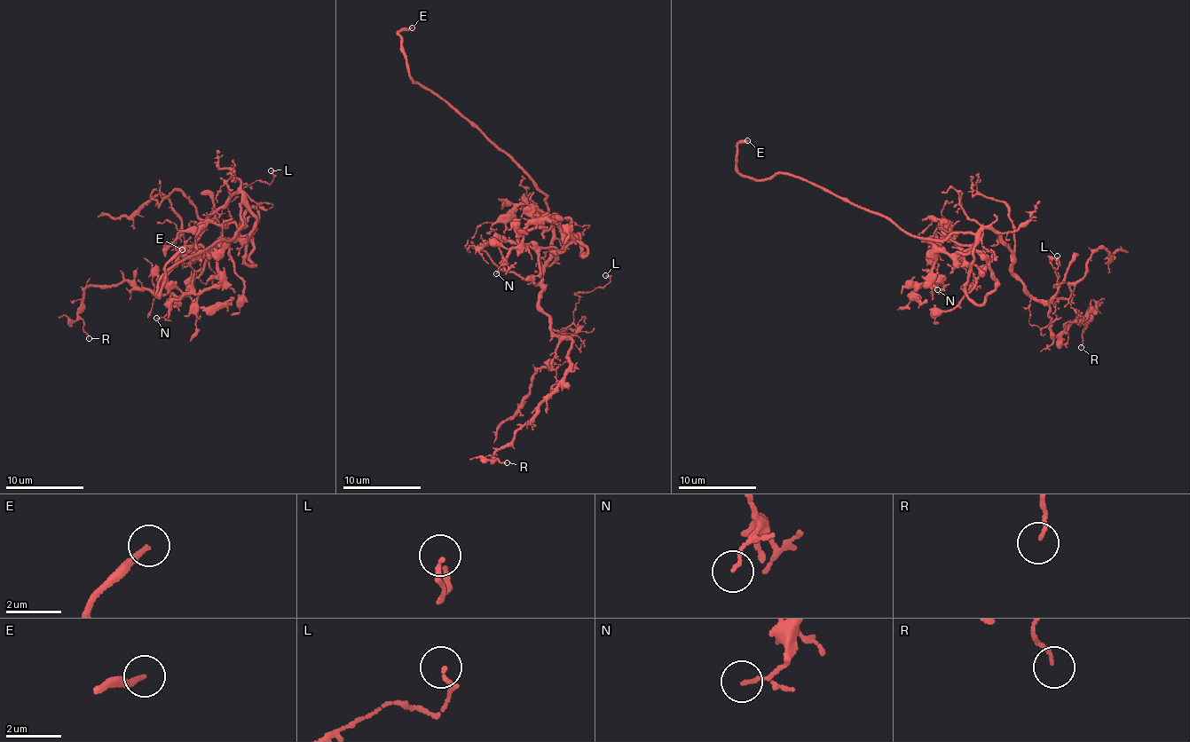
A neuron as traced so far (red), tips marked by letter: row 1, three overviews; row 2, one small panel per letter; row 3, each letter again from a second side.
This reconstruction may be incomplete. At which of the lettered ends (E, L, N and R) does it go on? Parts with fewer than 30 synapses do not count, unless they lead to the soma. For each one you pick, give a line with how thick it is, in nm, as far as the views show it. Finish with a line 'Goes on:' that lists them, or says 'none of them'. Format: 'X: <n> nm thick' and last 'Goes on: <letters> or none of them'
E: 200 nm thick
Goes on: E

